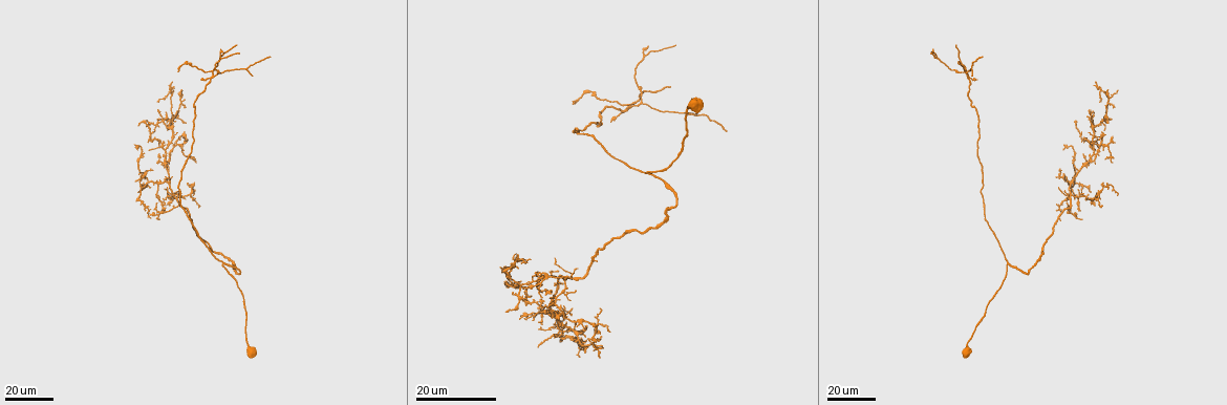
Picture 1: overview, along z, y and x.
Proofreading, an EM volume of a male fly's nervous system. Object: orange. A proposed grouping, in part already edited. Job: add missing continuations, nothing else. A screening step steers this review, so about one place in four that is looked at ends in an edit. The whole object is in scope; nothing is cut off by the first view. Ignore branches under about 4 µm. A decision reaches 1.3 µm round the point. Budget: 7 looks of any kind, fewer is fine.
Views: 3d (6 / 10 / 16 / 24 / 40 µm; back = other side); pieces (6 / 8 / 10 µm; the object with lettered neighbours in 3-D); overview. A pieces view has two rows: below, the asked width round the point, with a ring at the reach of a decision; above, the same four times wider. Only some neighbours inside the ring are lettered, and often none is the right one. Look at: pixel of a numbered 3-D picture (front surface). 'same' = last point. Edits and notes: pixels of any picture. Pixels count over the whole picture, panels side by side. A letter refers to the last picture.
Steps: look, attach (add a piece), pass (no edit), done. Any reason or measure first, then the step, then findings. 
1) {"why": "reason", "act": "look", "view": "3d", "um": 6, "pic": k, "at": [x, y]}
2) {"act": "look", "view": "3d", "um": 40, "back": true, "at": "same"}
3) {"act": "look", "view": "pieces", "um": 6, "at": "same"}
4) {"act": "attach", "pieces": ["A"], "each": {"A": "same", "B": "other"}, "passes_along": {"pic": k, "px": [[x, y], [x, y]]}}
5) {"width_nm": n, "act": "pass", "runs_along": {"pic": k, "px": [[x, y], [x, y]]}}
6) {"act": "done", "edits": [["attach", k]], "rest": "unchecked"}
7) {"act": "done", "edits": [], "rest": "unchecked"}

{"why": "an open end", "act": "look", "view": "3d", "um": 16, "pic": 1, "at": [235, 44]}

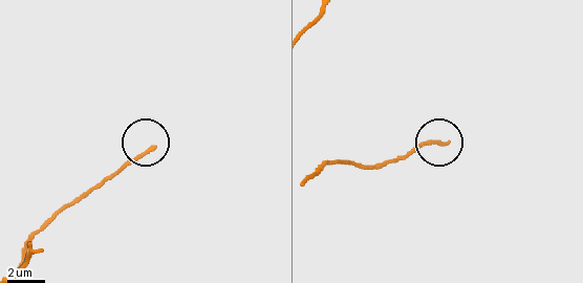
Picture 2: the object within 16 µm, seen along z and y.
{"act": "look", "view": "pieces", "um": 6, "pic": 2, "at": [445, 143]}

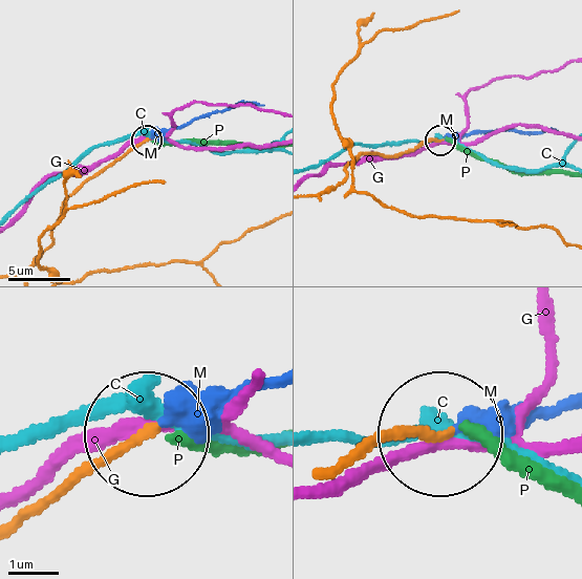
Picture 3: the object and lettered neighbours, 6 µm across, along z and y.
{"act": "attach", "pieces": ["M"], "each": {"C": "other", "G": "other", "M": "same", "P": "other"}, "passes_along": {"pic": 3, "px": [[22, 523], [159, 420], [267, 390]]}, "found": "it goes on there"}

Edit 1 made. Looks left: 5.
{"why": "free end", "act": "look", "view": "3d", "um": 24, "pic": 1, "at": [268, 56]}

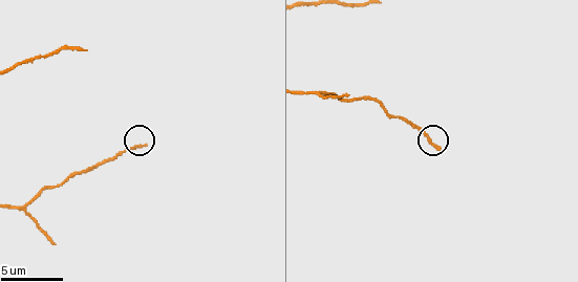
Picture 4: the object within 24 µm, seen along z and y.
{"act": "look", "view": "pieces", "um": 6, "pic": 4, "at": [146, 147]}

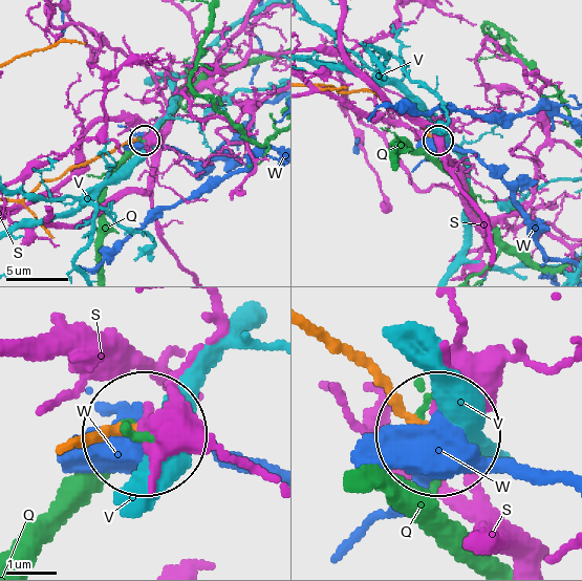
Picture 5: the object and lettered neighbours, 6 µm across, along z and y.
{"act": "pass", "each": {"Q": "other", "S": "other", "V": "other", "W": "other"}, "runs_along": {"pic": 5, "px": [[86, 444], [144, 431]]}, "found": "none of them fits"}

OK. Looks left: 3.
{"why": "thin end", "act": "look", "view": "3d", "um": 16, "pic": 1, "at": [240, 55]}

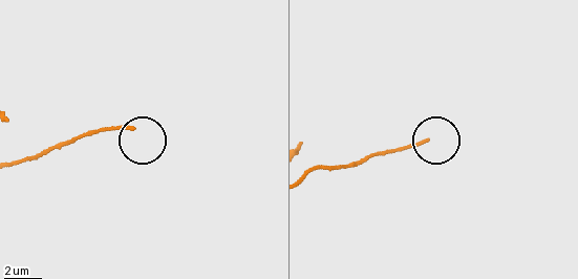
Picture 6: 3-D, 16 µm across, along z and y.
{"act": "look", "view": "pieces", "um": 8, "pic": 6, "at": [424, 142]}

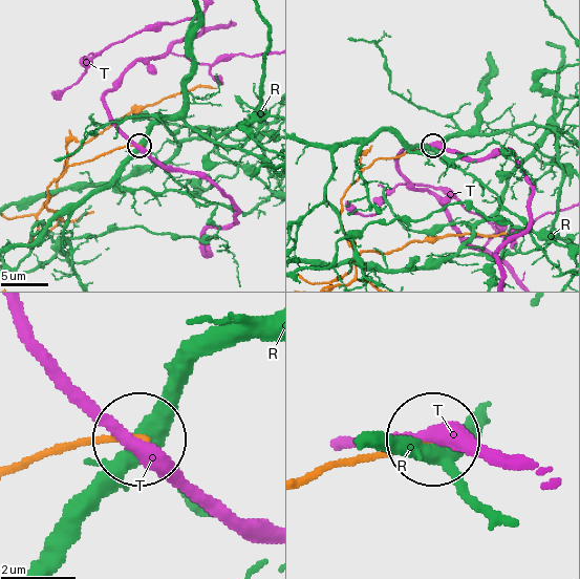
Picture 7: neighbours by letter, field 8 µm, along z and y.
{"act": "pass", "each": {"R": "other", "T": "other"}, "runs_along": {"pic": 7, "px": [[309, 480], [428, 443]]}, "found": "no lettered piece goes on from it"}

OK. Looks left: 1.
{"act": "look", "view": "pieces", "um": 8, "pic": 4, "at": [87, 49]}

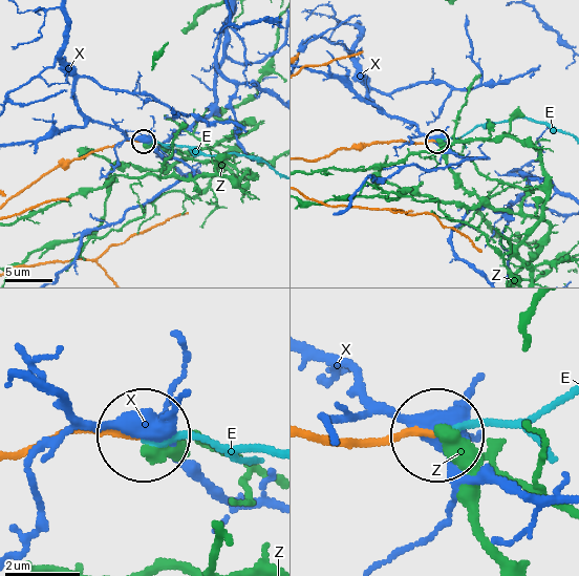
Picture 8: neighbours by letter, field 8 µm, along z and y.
{"act": "attach", "pieces": ["E"], "each": {"E": "same", "X": "other", "Z": "other"}, "found": "the neuron continues"}

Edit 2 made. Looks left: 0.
{"act": "done", "edits": [["attach", 3], ["attach", 8]], "rest": "unchecked"}

